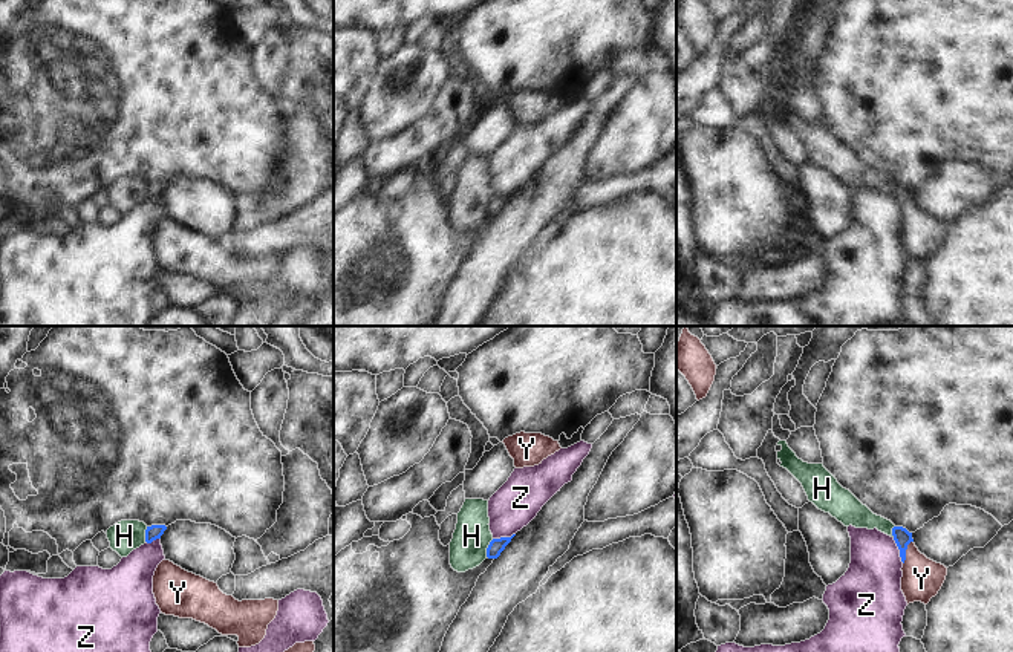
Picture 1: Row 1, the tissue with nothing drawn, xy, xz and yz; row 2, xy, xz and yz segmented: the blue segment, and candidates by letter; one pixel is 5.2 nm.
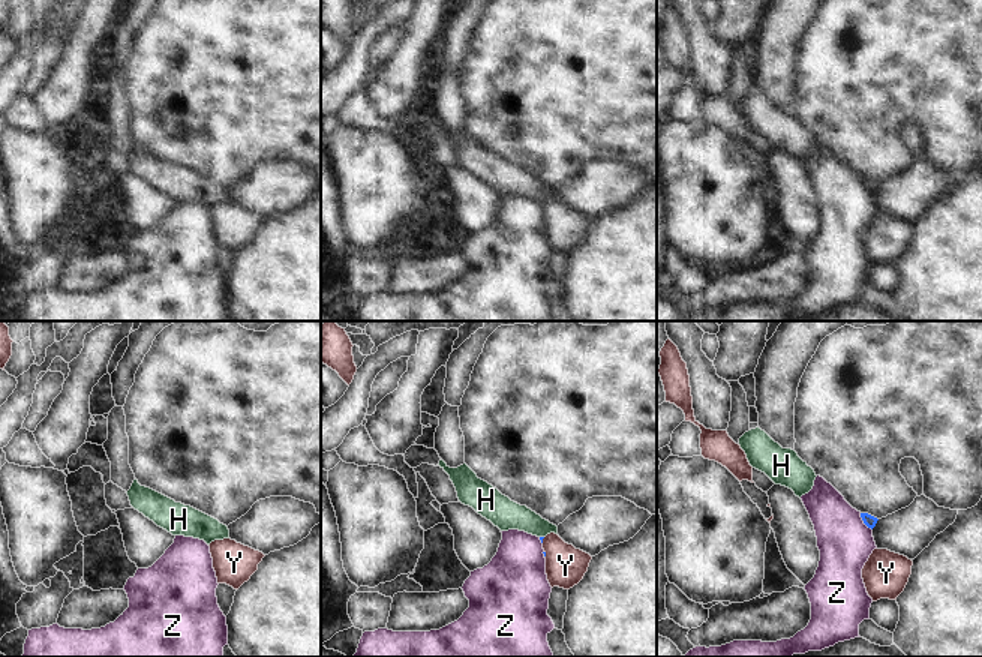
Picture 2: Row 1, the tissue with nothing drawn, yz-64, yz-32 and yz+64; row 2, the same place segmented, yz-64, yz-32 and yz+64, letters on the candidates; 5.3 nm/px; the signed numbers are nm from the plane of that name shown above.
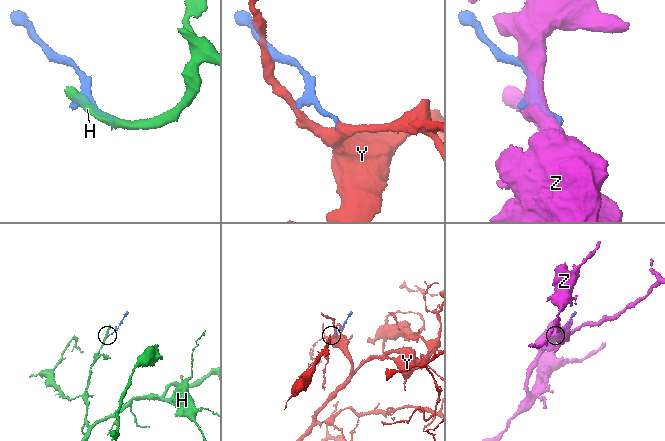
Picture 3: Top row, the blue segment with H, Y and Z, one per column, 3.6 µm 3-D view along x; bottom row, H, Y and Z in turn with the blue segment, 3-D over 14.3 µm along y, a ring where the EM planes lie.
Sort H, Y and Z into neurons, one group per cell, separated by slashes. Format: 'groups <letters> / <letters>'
groups H / Y / Z

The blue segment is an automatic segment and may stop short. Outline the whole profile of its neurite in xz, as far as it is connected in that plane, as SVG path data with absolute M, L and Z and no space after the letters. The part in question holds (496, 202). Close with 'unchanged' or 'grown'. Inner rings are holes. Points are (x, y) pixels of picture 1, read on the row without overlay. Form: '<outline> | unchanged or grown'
M513 191L511 194L493 196L487 205L487 214L497 216L514 193L516 191Z | unchanged

